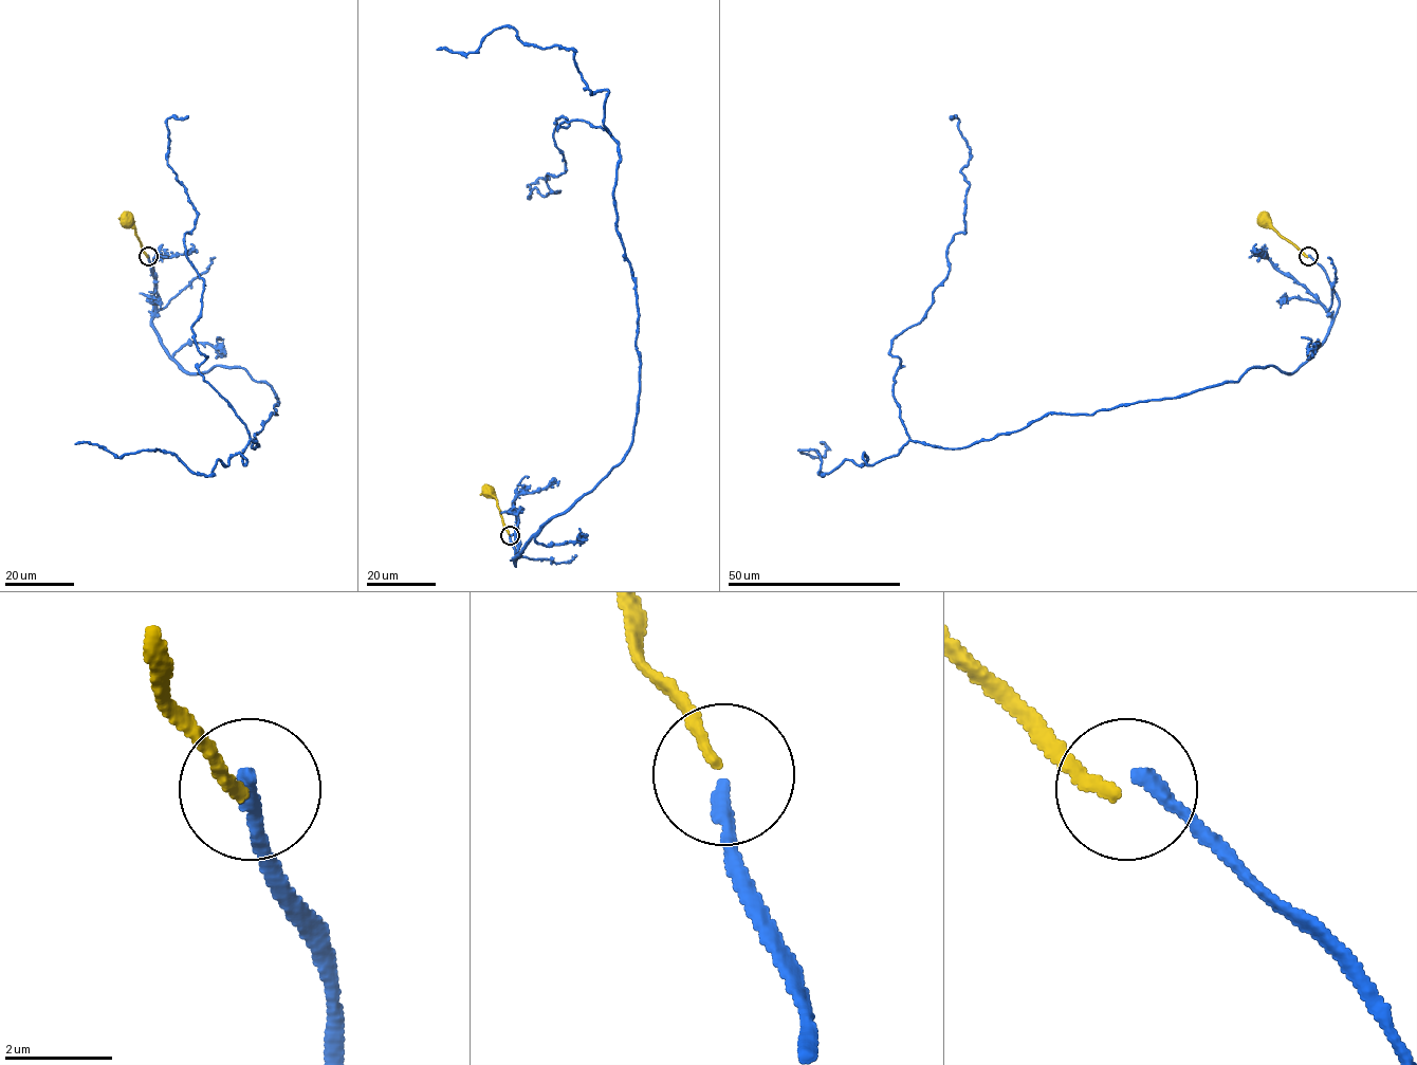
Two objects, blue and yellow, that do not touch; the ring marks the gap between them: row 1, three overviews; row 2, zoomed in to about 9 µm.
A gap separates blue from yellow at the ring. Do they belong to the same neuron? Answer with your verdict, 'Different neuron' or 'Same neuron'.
Different neuron

